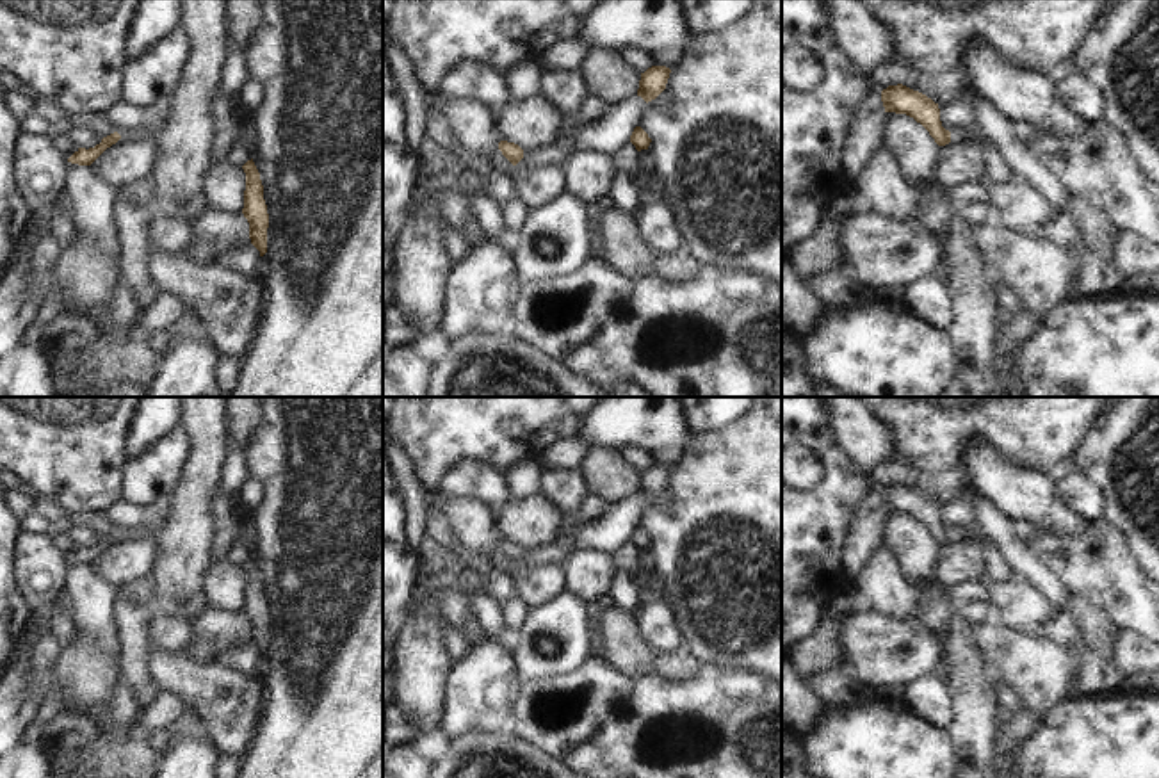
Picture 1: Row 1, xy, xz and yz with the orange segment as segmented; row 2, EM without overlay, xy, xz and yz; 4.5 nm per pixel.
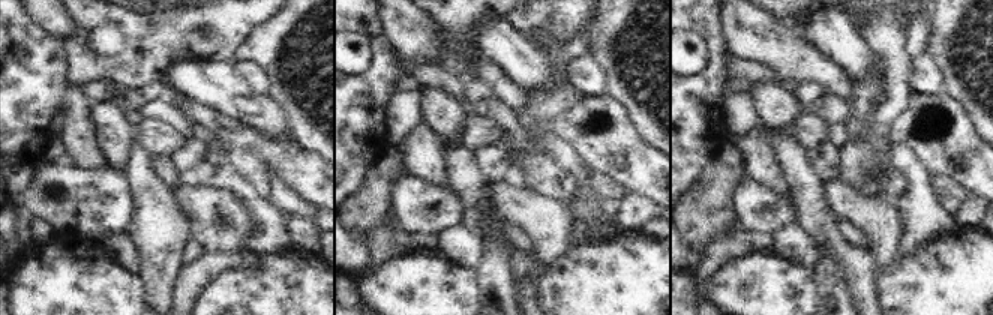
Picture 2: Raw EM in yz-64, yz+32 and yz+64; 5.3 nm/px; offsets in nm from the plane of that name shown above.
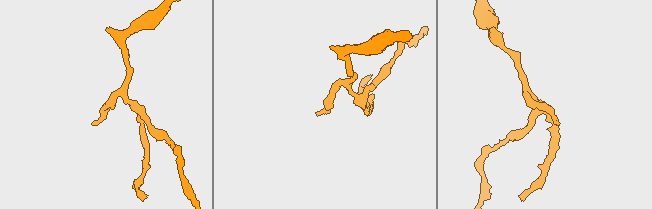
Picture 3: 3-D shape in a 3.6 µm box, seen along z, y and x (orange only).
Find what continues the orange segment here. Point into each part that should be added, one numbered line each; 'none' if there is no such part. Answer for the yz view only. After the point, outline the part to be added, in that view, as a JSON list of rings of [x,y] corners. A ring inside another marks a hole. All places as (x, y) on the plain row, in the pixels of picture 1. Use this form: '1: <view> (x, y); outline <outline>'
none

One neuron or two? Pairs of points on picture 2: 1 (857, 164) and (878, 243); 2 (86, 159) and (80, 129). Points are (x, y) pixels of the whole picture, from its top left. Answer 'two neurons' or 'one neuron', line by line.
1: two neurons
2: one neuron

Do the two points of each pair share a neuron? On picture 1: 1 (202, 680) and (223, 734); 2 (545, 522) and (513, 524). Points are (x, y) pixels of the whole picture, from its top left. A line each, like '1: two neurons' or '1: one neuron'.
1: one neuron
2: one neuron

